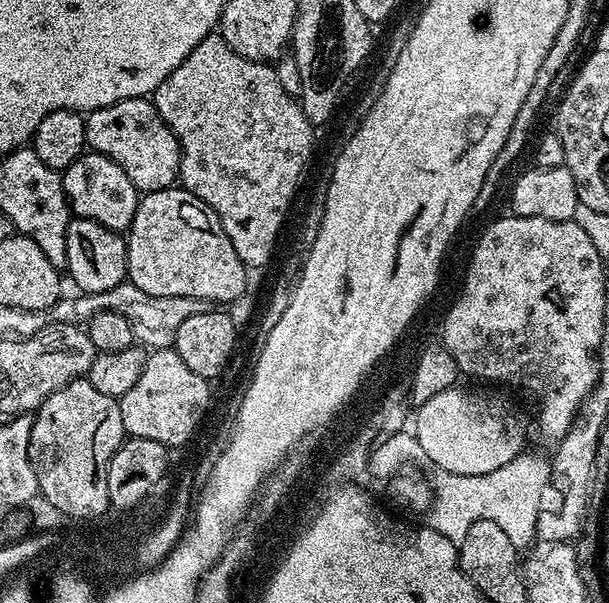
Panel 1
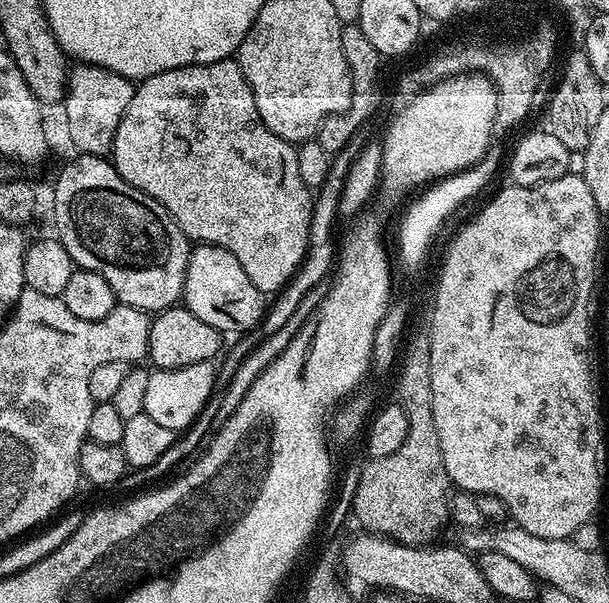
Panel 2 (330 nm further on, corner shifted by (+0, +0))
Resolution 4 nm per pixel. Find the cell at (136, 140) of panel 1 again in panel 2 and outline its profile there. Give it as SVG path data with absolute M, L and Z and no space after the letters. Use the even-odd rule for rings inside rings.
M80 62L69 71L62 109L64 120L68 123L68 136L77 153L102 157L111 153L118 122L122 122L122 114L126 114L126 106L130 106L133 91L133 81L97 64Z

